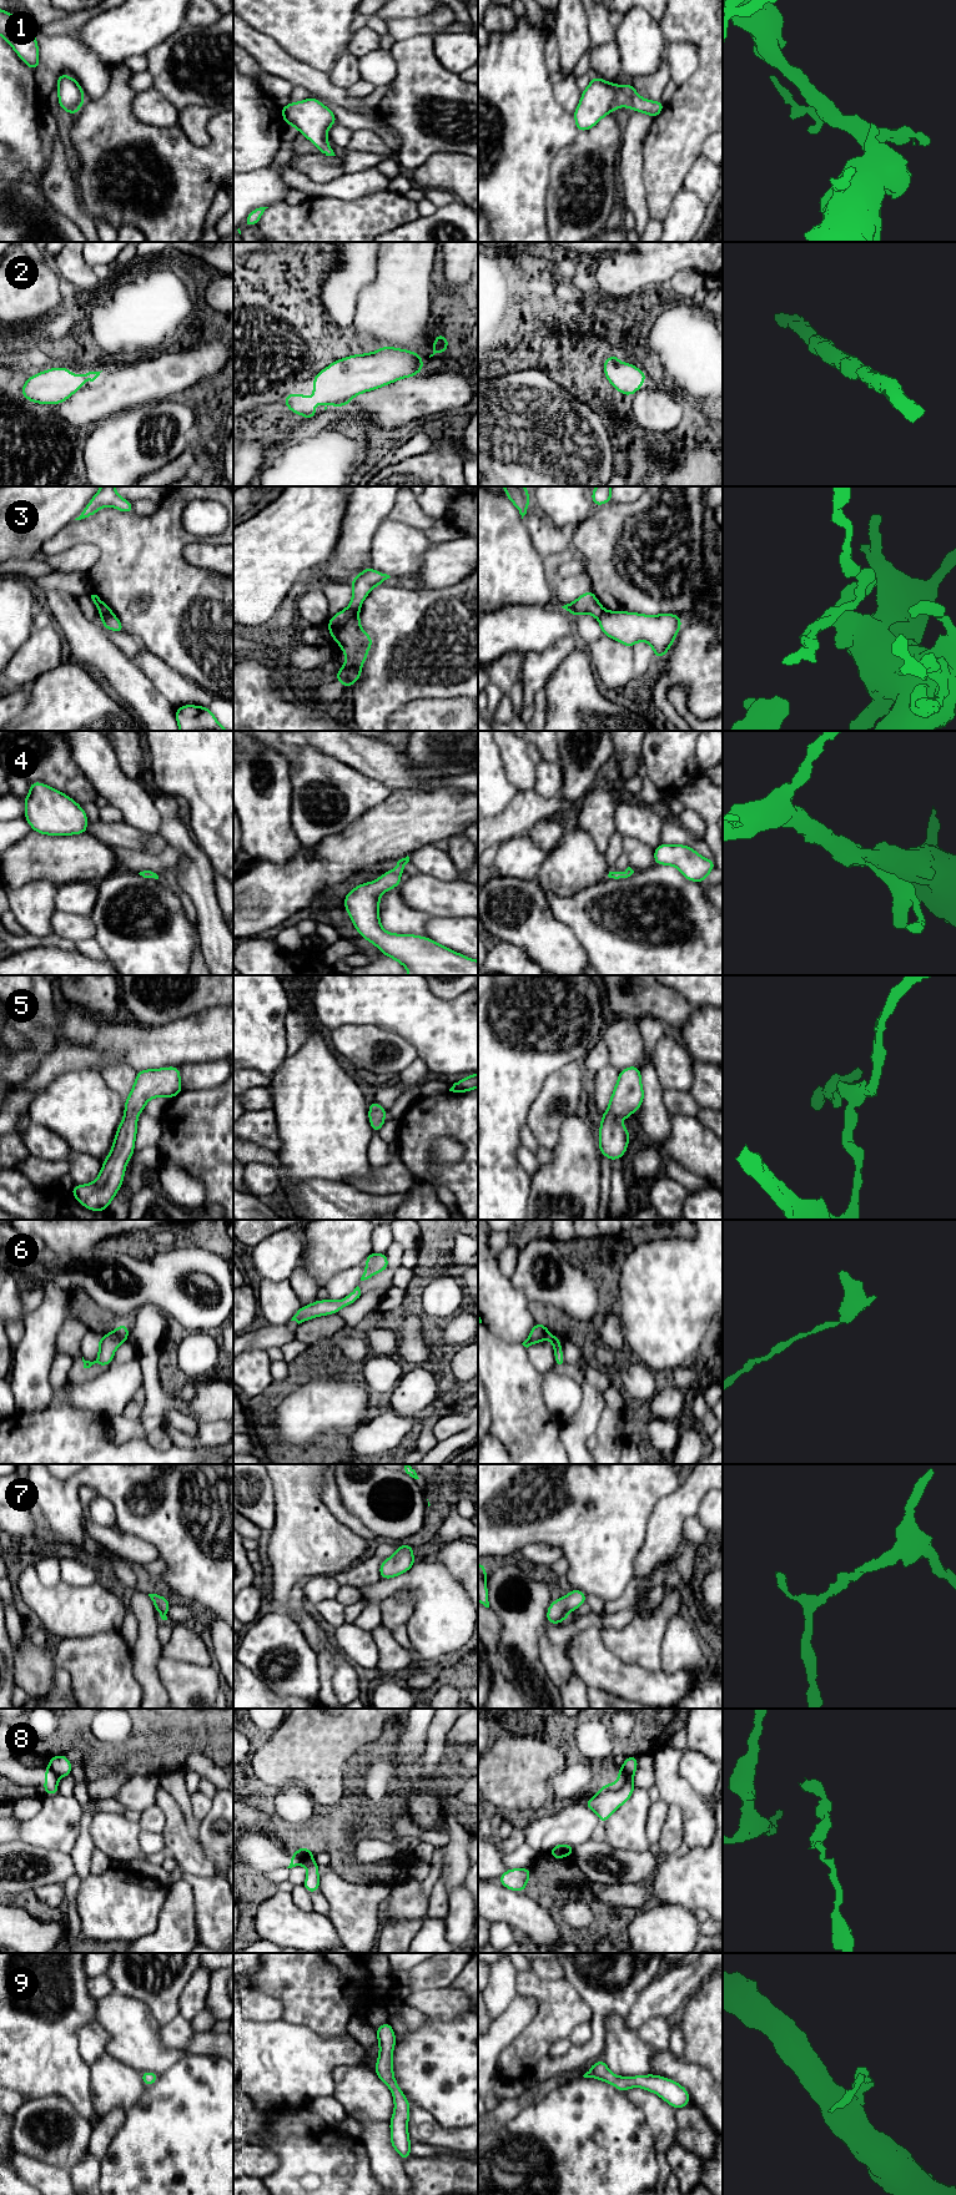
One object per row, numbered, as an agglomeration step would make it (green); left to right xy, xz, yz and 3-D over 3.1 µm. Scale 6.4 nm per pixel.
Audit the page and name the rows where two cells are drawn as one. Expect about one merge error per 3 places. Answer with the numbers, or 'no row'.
3, 8

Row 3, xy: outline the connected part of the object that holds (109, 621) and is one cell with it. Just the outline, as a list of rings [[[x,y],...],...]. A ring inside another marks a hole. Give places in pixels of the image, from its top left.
[[[100,612],[100,617],[102,620],[102,626],[111,631],[125,632],[125,629],[121,621],[115,615],[106,615]]]

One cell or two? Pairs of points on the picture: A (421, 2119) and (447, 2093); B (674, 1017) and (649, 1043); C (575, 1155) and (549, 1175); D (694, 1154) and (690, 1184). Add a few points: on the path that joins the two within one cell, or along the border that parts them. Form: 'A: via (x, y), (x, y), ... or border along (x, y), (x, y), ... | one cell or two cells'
A: border along (411, 2103), (426, 2109), (443, 2127), (453, 2127) | two cells
B: border along (638, 1020), (653, 1017), (668, 1028) | two cells
C: via (569, 1161), (556, 1175) | one cell
D: border along (667, 1159), (675, 1160), (709, 1182) | two cells

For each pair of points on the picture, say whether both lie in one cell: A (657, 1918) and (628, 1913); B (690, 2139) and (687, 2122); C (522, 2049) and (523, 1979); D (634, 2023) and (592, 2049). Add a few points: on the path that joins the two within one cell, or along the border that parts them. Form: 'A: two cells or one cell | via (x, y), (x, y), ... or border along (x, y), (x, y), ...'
A: two cells | border along (638, 1911), (629, 1924), (628, 1939)
B: one cell | via (690, 2135), (690, 2125)
C: one cell | via (539, 2032), (543, 2028), (543, 1999), (541, 1997)
D: two cells | border along (640, 1993), (625, 2018)

